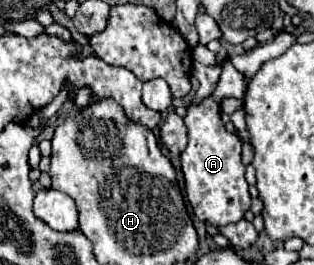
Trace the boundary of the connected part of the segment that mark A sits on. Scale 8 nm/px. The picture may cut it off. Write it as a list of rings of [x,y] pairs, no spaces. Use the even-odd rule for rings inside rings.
[[[229,58],[222,63],[221,78],[211,98],[203,100],[199,106],[189,106],[189,112],[185,116],[185,126],[189,128],[189,144],[181,154],[187,198],[193,206],[193,212],[199,220],[211,222],[213,226],[237,222],[251,208],[249,184],[245,180],[245,166],[241,162],[241,142],[235,134],[225,130],[219,110],[219,102],[223,98],[233,96],[241,100],[247,90],[243,74],[237,72],[227,59]]]

